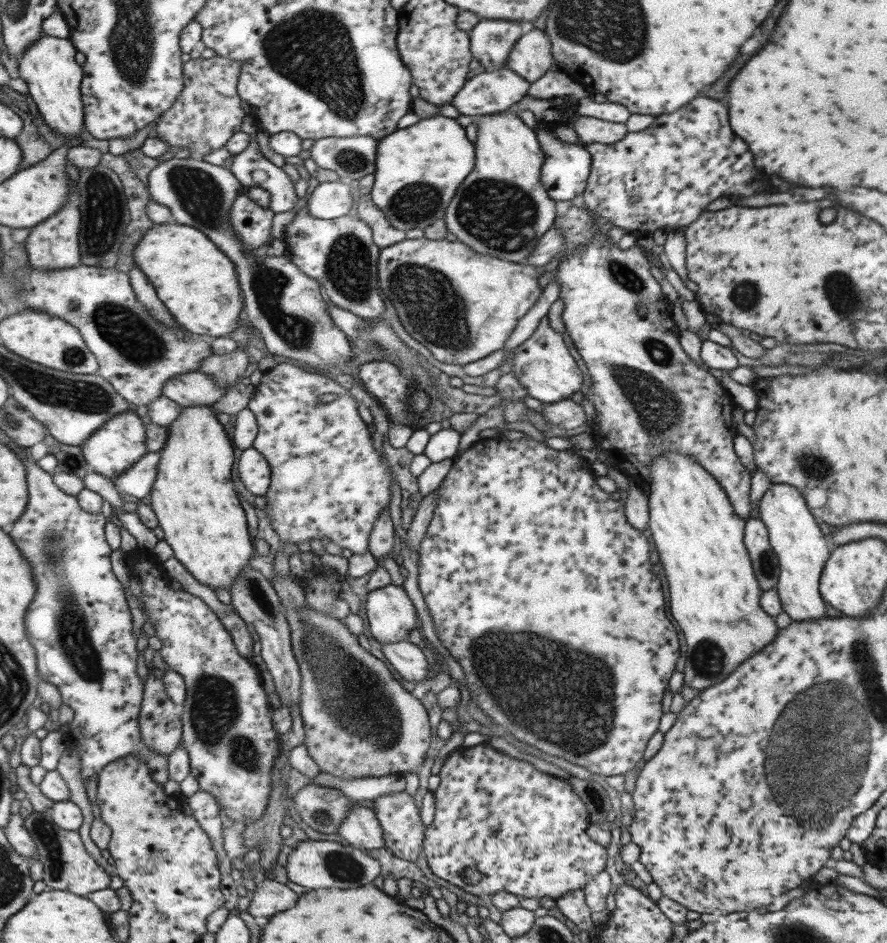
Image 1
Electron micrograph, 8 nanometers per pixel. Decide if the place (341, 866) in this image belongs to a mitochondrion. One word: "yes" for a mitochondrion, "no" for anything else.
yes

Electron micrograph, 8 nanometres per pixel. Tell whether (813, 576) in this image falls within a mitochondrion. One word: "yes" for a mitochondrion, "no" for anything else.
no

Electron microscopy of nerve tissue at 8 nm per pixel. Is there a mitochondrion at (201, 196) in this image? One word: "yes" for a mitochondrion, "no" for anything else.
yes

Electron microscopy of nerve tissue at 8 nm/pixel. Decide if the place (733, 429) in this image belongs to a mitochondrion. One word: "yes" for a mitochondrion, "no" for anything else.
no

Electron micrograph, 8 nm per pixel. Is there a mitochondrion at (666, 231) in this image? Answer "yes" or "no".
no

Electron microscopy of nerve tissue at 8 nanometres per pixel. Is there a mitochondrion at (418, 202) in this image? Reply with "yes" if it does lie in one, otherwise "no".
yes

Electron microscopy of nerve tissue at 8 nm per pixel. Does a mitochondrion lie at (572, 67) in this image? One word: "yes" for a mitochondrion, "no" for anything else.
yes

